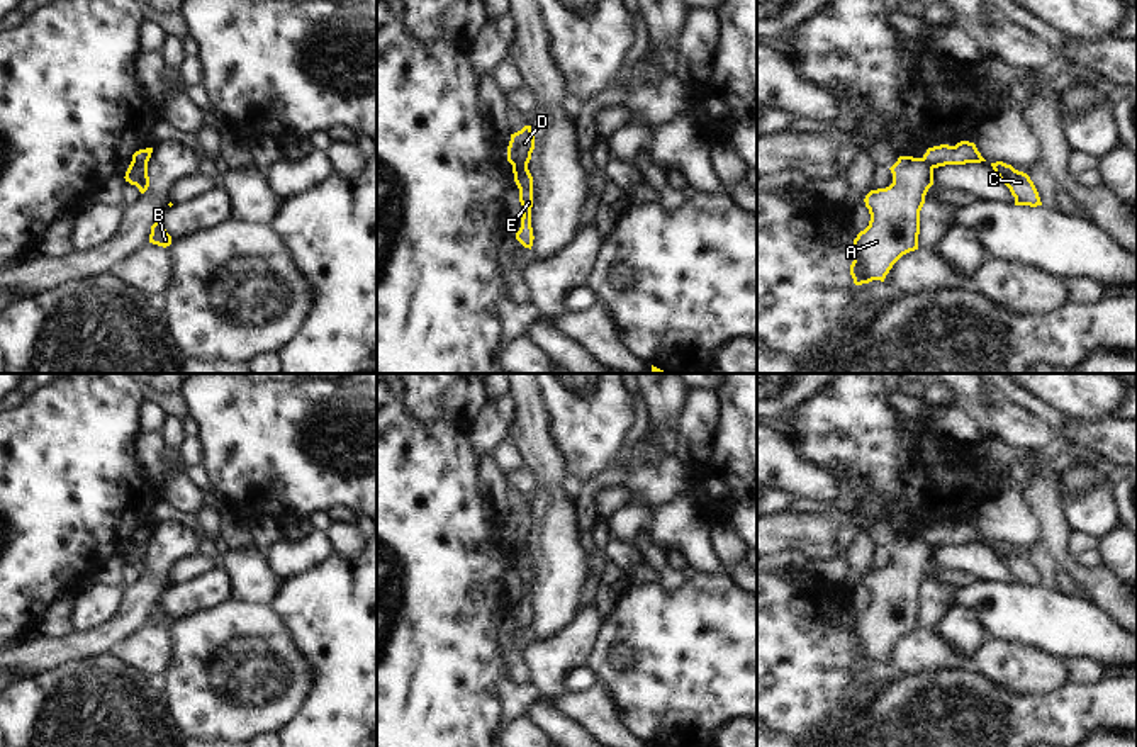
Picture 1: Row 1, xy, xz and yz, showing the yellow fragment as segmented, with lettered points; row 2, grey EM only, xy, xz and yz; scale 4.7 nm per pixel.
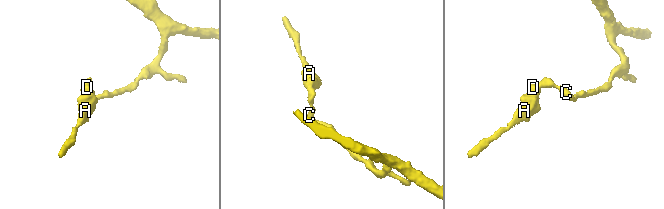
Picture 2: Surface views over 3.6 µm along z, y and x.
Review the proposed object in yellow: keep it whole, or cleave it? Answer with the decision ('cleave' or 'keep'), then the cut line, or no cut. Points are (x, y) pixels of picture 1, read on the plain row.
cleave | xy (133, 540), (146, 544)

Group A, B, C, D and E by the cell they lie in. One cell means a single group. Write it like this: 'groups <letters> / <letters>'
groups A B D / C E

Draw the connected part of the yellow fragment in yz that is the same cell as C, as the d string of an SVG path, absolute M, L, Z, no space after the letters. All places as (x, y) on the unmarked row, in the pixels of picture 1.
M1003 542L991 543L991 547L998 559L1010 569L1015 577L1015 586L1042 586L1039 572L1027 553L1018 552Z

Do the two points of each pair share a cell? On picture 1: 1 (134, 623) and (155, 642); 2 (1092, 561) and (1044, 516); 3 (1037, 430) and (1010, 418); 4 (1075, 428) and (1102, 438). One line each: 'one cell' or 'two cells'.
1: two cells
2: two cells
3: one cell
4: one cell

